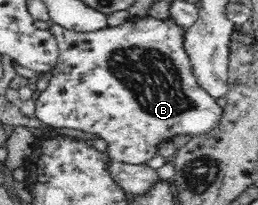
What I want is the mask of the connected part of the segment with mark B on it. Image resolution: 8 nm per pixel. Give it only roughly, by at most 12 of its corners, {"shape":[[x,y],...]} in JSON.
{"shape":[[171,17],[52,24],[35,117],[144,164],[223,109]]}

